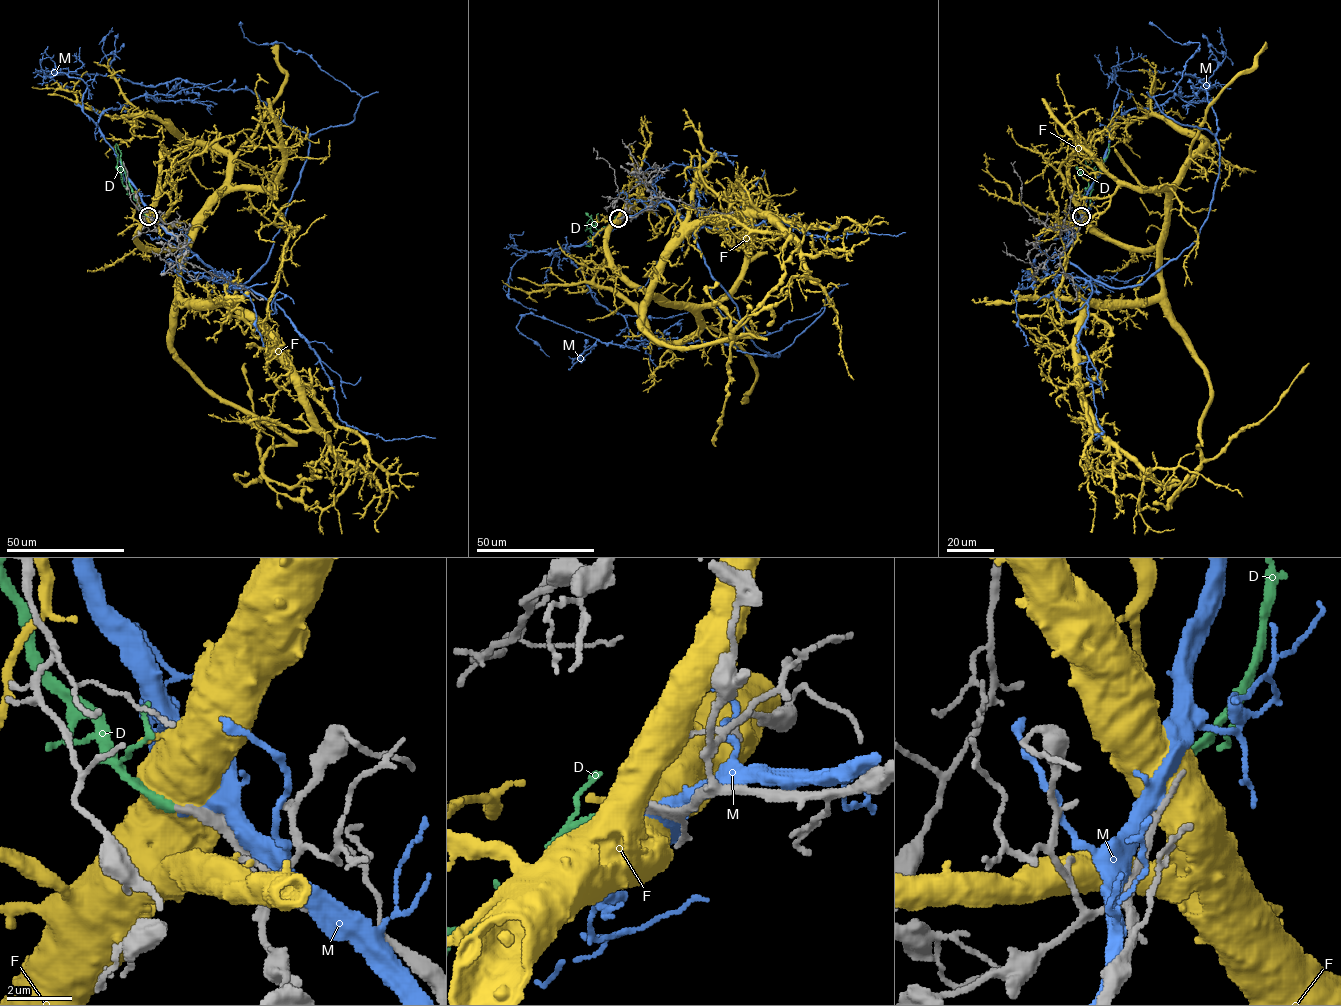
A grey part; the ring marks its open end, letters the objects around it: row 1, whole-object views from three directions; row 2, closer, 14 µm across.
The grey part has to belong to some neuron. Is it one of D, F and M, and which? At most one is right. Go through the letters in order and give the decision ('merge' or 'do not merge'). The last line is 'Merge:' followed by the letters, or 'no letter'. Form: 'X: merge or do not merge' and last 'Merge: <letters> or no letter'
D: merge
F: do not merge
M: do not merge
Merge: D

